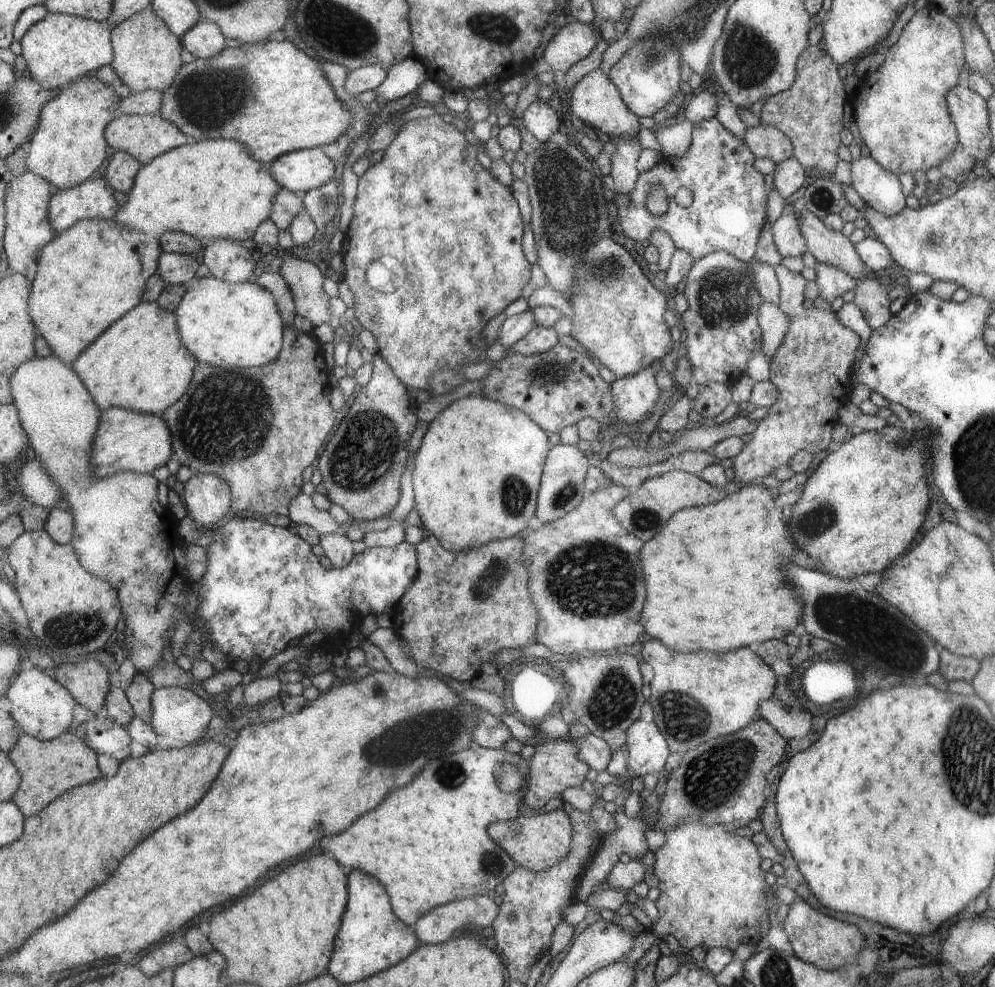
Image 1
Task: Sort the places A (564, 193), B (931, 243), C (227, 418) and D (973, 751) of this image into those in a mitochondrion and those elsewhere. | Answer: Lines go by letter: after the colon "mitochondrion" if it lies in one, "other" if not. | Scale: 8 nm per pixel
A: mitochondrion
B: mitochondrion
C: mitochondrion
D: mitochondrion

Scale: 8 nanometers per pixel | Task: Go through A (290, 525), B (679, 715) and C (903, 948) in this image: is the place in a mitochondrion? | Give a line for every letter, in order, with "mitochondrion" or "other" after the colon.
A: other
B: mitochondrion
C: other

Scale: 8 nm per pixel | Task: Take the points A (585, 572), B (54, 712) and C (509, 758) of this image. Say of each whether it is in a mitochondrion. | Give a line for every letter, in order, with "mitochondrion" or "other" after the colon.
A: mitochondrion
B: other
C: other

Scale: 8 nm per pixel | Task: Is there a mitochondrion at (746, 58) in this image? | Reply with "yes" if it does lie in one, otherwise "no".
yes

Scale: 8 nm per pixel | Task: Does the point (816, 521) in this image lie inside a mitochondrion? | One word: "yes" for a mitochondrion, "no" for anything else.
yes

